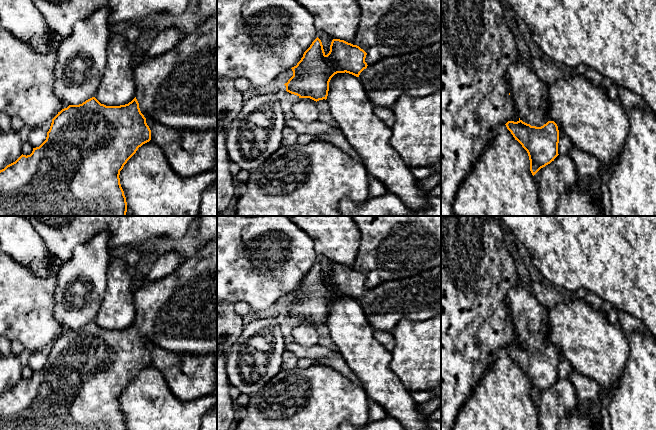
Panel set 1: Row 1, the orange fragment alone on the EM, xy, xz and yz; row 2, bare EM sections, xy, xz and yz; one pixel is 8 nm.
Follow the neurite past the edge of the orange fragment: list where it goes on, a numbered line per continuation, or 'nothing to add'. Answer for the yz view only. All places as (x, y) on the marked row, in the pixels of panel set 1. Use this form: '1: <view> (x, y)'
1: yz (529, 94)

